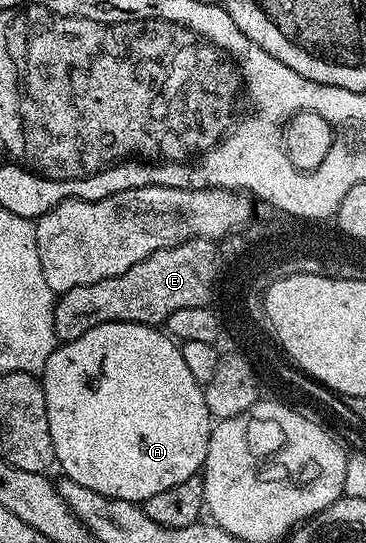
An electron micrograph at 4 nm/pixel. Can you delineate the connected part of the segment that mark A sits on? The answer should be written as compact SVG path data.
M101 322L95 328L83 332L83 336L70 342L60 343L51 352L39 381L45 393L47 424L51 432L51 444L55 448L56 465L59 470L61 466L60 473L66 478L75 480L75 484L91 488L91 492L99 492L99 496L144 504L148 498L164 492L166 488L175 488L175 484L183 484L183 480L194 477L204 467L209 447L209 433L213 431L214 423L205 403L202 383L197 382L195 376L191 376L181 355L180 345L170 338L164 329L134 322Z

